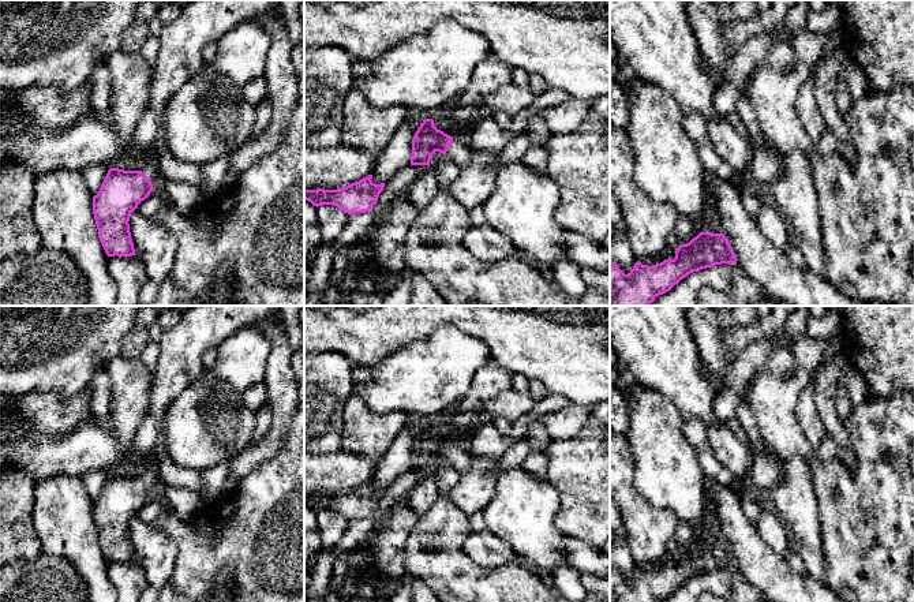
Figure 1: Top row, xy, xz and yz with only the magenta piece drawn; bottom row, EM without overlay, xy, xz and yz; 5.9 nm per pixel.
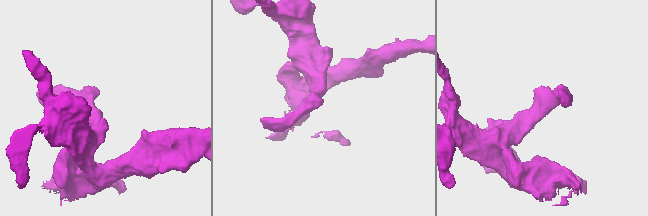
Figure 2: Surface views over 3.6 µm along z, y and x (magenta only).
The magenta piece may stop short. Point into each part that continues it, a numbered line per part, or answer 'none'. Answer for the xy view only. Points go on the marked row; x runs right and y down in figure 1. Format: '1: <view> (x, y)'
1: xy (150, 169)

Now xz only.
1: xz (459, 152)

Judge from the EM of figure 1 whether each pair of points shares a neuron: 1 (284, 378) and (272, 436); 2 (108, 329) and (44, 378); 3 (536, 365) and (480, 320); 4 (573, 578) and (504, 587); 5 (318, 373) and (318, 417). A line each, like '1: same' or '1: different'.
1: same
2: same
3: same
4: different
5: same

